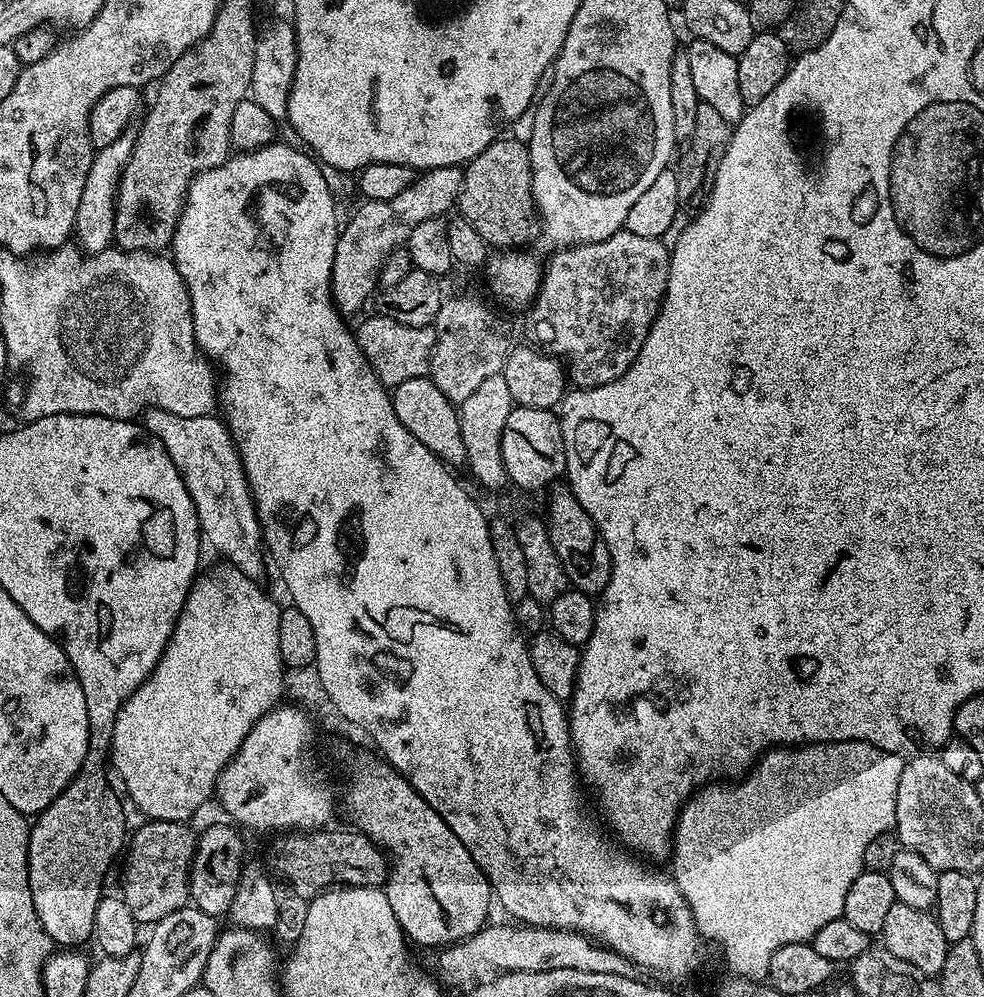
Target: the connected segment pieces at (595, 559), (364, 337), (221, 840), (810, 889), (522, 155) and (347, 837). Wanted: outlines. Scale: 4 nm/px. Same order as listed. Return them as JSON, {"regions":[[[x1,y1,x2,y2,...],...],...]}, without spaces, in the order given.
{"regions":[[[557,483,549,492,552,493,548,496,549,512,546,523,548,537,556,551,558,562,562,564,569,585,575,591,584,592,593,598,599,597,612,577,612,559,608,547,600,539,592,515,581,506,567,483]],[[383,314,368,316,360,324,360,329,355,329,354,335,362,354,370,362,374,374,389,389,398,387,406,378,418,378,428,376,431,366,432,350,436,342,436,329,429,326,406,326,394,318]],[[231,823,228,824,212,824,204,833,201,831,197,835,196,853,188,875,188,894,191,903,198,910,217,918,223,917,234,901,240,869,246,859,244,840,239,836,241,833]],[[851,740,850,742,830,742,829,744,806,744,803,746,777,746,768,749,754,767,743,778,735,782,713,782,695,792,684,803,679,818,676,819,676,830,672,833,672,850,670,875,675,880,682,898,694,914,696,929,705,941,713,940,720,947,724,960,728,963,728,972,747,980,763,981,768,975,770,958,774,950,791,944,811,942,814,934,827,926,829,922,843,917,846,906,846,894,854,886,854,878,865,871,864,855,866,846,878,838,878,834,890,832,896,826,896,807,898,806,898,780,902,778,905,757,893,752,883,752,878,746]],[[497,138,490,146,486,146,486,150,482,150,482,154,478,154,469,160,464,168,464,177,462,178,462,190,458,201,459,215,466,218,466,222,470,222,470,226,474,226,474,230,478,230,478,234,482,234,482,238,496,250,520,250,532,240,532,231,535,233,538,228,538,213,535,204,532,203,532,167,530,166,530,154,528,153,528,145,522,141,516,141,511,138]],[[300,830,285,835,276,844,276,868,303,898,311,898,333,886,379,888,388,878,390,861,368,836,355,830]]]}

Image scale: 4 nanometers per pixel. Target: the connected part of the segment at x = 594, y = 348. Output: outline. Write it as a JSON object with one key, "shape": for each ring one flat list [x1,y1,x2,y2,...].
{"shape":[[621,230,602,242,561,248,551,255,552,261,546,264,540,277,536,299,526,312,531,343,541,352,563,361,567,379,571,383,573,380,577,389,606,386,630,370,634,358,638,358,638,350,642,350,642,342,646,342,650,334,664,299,670,274,670,252,661,239,642,238]]}

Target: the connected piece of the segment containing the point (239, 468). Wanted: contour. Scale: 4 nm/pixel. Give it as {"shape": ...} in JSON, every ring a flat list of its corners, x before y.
{"shape":[[150,408,143,413,142,426,153,440,163,446,166,454,170,454,170,462,174,462,190,494,190,502,194,502,203,543,207,547,209,544,218,555,225,556,228,559,225,561,246,574,246,578,259,581,264,572,264,560,266,564,264,541,240,453,227,425,212,414,178,418,178,414]]}

